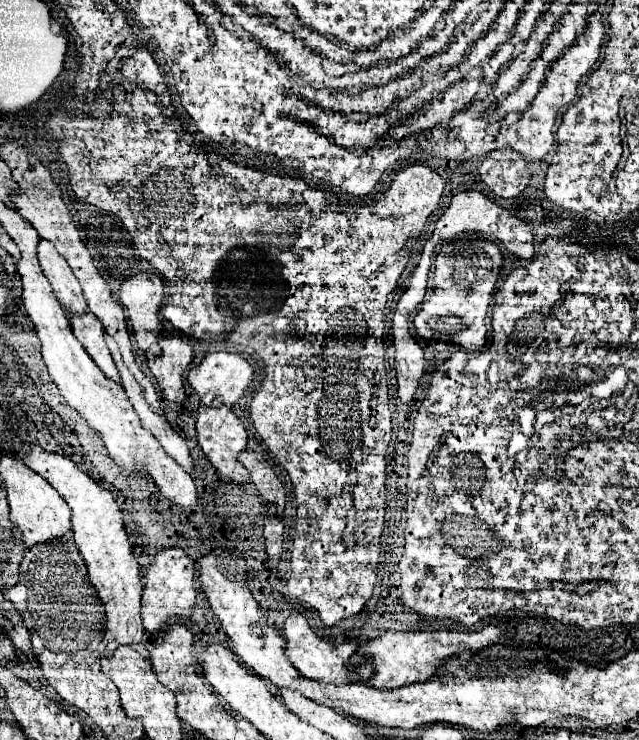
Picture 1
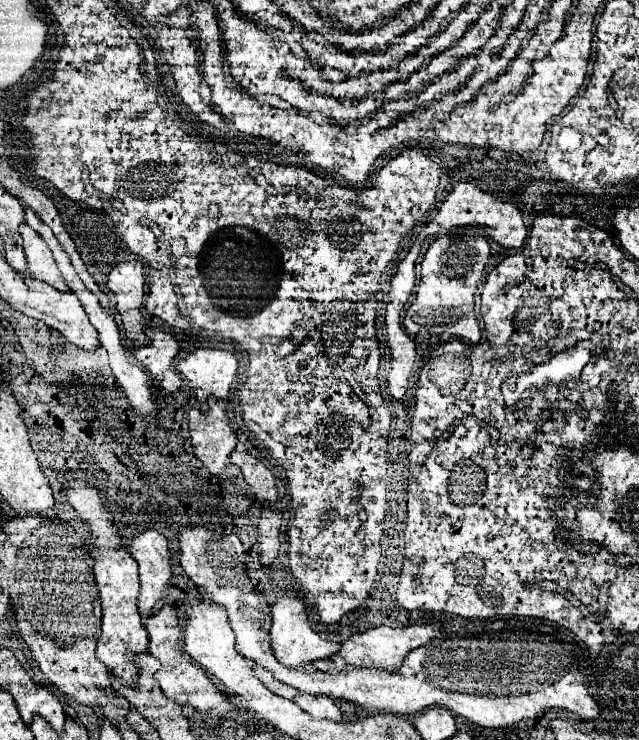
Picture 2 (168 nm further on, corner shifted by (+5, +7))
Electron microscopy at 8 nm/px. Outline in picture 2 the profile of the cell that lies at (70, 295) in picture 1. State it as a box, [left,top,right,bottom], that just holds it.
[20,224,70,292]

